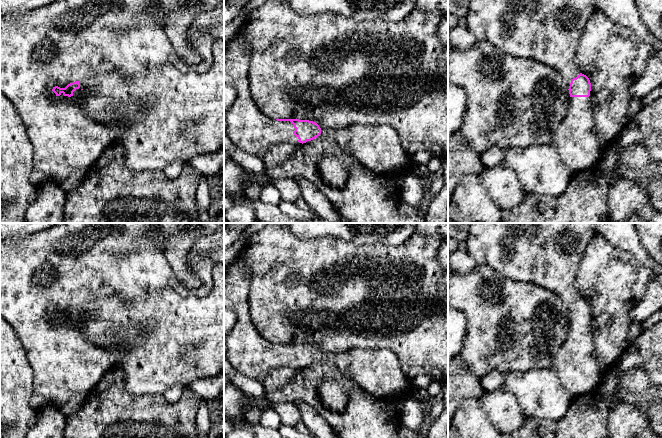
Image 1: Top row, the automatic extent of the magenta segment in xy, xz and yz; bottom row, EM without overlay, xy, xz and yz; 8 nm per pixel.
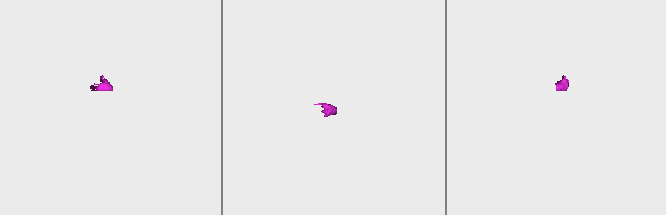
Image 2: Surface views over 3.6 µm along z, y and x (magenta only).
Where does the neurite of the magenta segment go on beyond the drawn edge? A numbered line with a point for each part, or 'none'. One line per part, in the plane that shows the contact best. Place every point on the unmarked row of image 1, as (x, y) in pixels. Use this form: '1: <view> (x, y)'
1: xz (249, 353)

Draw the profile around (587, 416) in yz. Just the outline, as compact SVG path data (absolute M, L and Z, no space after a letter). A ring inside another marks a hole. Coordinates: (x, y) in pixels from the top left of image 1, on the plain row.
M597 387L587 394L573 398L566 414L562 418L557 420L527 418L518 430L501 434L501 438L609 438L607 428L609 409L610 404L602 398Z

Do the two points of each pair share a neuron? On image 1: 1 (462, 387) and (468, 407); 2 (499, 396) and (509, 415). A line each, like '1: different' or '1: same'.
1: different
2: same

